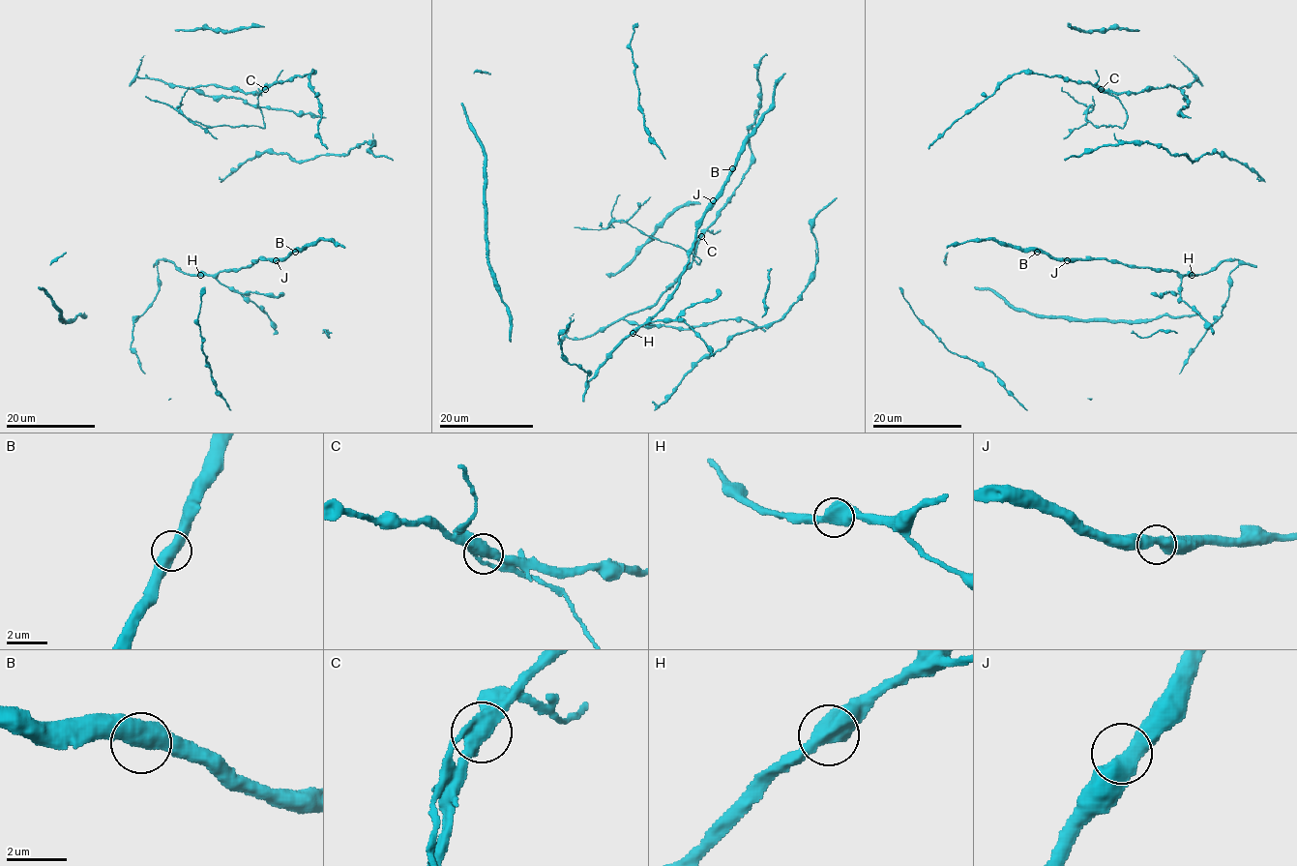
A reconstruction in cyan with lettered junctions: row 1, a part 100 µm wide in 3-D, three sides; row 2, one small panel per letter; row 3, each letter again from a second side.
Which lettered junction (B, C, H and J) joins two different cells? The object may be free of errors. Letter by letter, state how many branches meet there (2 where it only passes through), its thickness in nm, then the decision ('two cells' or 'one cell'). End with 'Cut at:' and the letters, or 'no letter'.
B: 2 branches meet; 550 nm thick; one cell
C: 2 branches meet; 550 nm thick; two cells
H: 2 branches meet; 550 nm thick; one cell
J: 2 branches meet; 500 nm thick; one cell
Cut at: C

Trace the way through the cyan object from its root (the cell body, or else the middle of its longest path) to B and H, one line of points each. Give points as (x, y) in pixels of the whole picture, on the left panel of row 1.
B: (276, 259), (283, 259), (295, 252)
H: (276, 259), (259, 259), (240, 269), (200, 275)

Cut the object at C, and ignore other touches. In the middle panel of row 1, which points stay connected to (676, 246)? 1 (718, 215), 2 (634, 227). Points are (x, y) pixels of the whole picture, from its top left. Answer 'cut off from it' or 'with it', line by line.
1: cut off from it
2: with it

